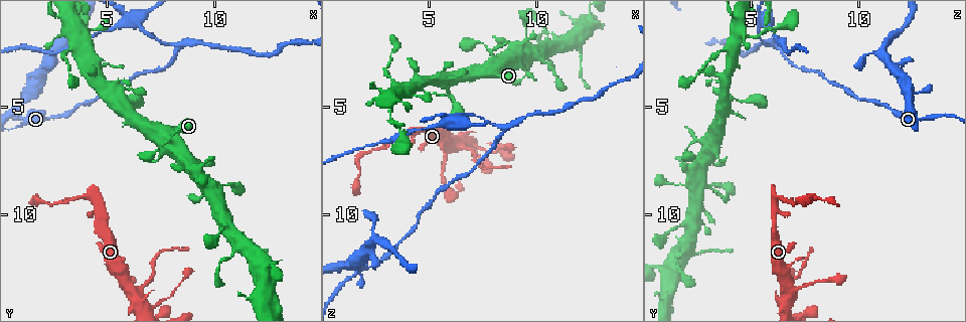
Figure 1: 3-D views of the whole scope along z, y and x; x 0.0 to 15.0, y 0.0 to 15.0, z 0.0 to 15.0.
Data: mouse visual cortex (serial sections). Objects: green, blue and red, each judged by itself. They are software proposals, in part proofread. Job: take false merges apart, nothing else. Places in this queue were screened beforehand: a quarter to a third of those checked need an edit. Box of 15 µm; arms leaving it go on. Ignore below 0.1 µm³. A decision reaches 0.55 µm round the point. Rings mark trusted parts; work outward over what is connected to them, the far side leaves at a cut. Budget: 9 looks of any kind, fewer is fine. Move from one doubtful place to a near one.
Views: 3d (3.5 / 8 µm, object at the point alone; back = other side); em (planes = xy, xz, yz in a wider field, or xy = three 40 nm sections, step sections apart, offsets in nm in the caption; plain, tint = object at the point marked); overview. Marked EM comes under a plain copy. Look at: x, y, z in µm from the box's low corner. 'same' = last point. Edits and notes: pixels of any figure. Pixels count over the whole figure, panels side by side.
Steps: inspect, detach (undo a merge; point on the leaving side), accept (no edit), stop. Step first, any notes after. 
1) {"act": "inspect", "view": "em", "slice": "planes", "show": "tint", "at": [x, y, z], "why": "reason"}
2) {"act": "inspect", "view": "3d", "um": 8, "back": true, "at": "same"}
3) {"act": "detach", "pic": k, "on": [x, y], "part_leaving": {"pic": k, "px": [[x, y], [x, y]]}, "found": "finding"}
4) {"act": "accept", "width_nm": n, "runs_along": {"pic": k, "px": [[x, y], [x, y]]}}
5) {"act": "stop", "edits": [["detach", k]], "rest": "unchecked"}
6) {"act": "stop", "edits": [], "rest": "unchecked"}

{"act": "inspect", "view": "3d", "um": 3.5, "back": true, "at": [3.4, 1.4, 5.7], "why": "sudden change in width"}

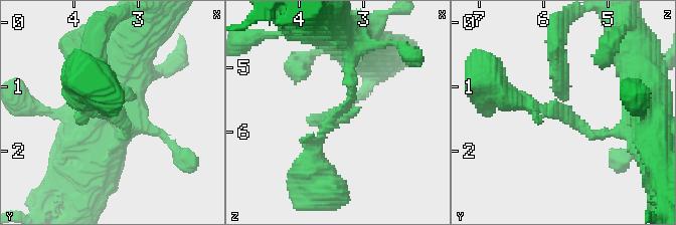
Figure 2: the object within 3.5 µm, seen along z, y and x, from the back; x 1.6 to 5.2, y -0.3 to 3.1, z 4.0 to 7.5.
{"act": "inspect", "view": "em", "slice": "planes", "show": "tint", "at": [3.35, 1.45, 5.65], "why": "shape alone is not enough"}

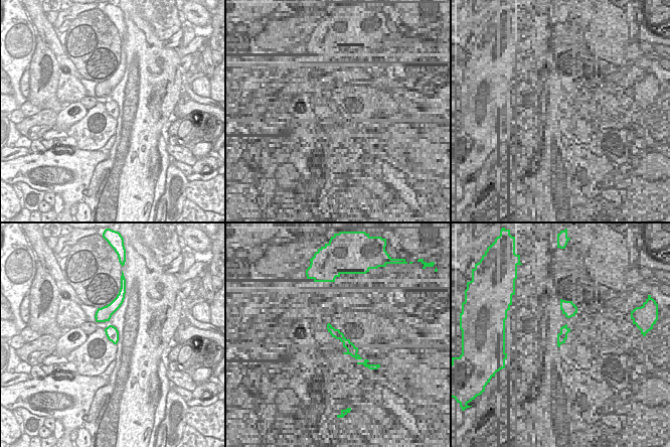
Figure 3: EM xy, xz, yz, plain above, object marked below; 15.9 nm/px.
{"act": "accept", "arm_widths_nm": [150, 200, 200], "found": "one cell here"}

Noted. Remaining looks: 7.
{"act": "inspect", "view": "3d", "um": 3.5, "at": [8.4, 2.2, 6.0], "why": "three-way junction"}

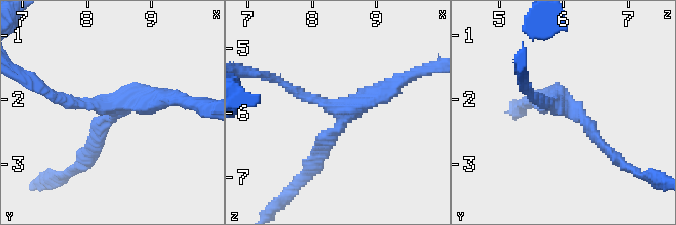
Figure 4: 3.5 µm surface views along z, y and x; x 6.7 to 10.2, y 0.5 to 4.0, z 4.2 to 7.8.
{"act": "inspect", "view": "em", "slice": "xy", "step": 1, "show": "tint", "at": [8.45, 2.15, 6.00], "arms": 3, "arm_widths_nm": [150, 200, 250], "why": "now the EM"}

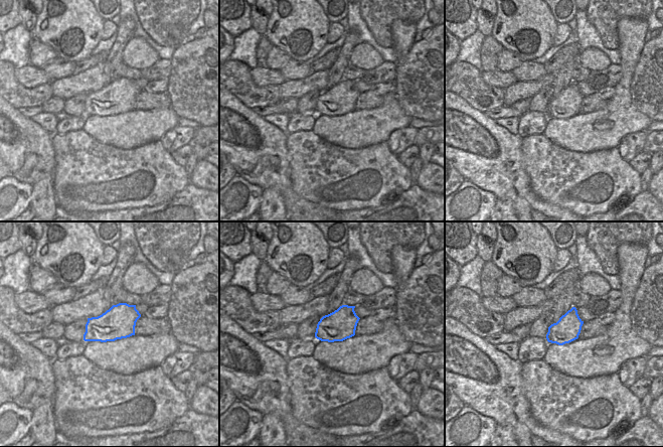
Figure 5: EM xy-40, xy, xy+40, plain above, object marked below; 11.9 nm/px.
{"act": "accept", "runs_along": {"pic": 4, "px": [[606, 148], [577, 110], [536, 95]]}, "found": "one cell here"}

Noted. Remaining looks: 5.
{"act": "inspect", "view": "3d", "um": 8, "at": [6.3, 1.0, 5.6], "why": "looks like a crossing"}

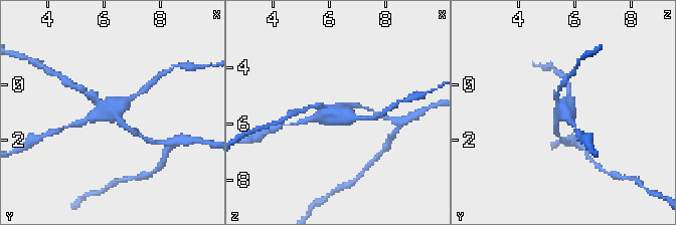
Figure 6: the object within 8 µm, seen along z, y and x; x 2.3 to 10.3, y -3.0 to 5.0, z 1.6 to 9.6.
{"act": "inspect", "view": "em", "slice": "planes", "show": "tint", "at": [6.4, 1.0, 5.5], "arms": 4, "arm_widths_nm": [200, 200, 300, 450], "why": "now the EM"}

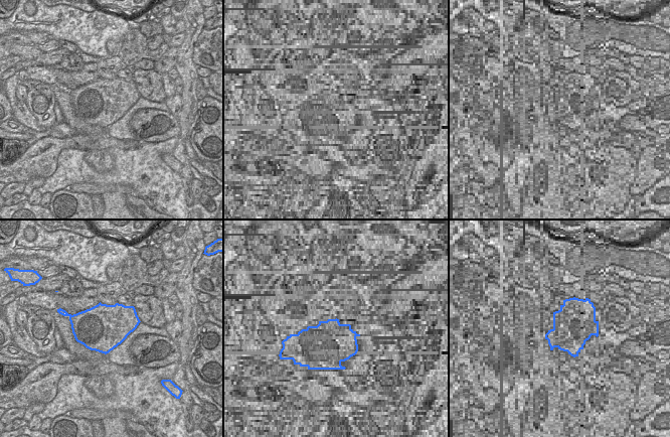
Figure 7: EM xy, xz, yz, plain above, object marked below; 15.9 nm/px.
{"act": "detach", "pic": 6, "on": [82, 122], "found": "a second cell is stuck on"}

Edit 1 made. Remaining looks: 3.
{"act": "stop", "edits": [["detach", 6]], "rest": "unchecked"}

